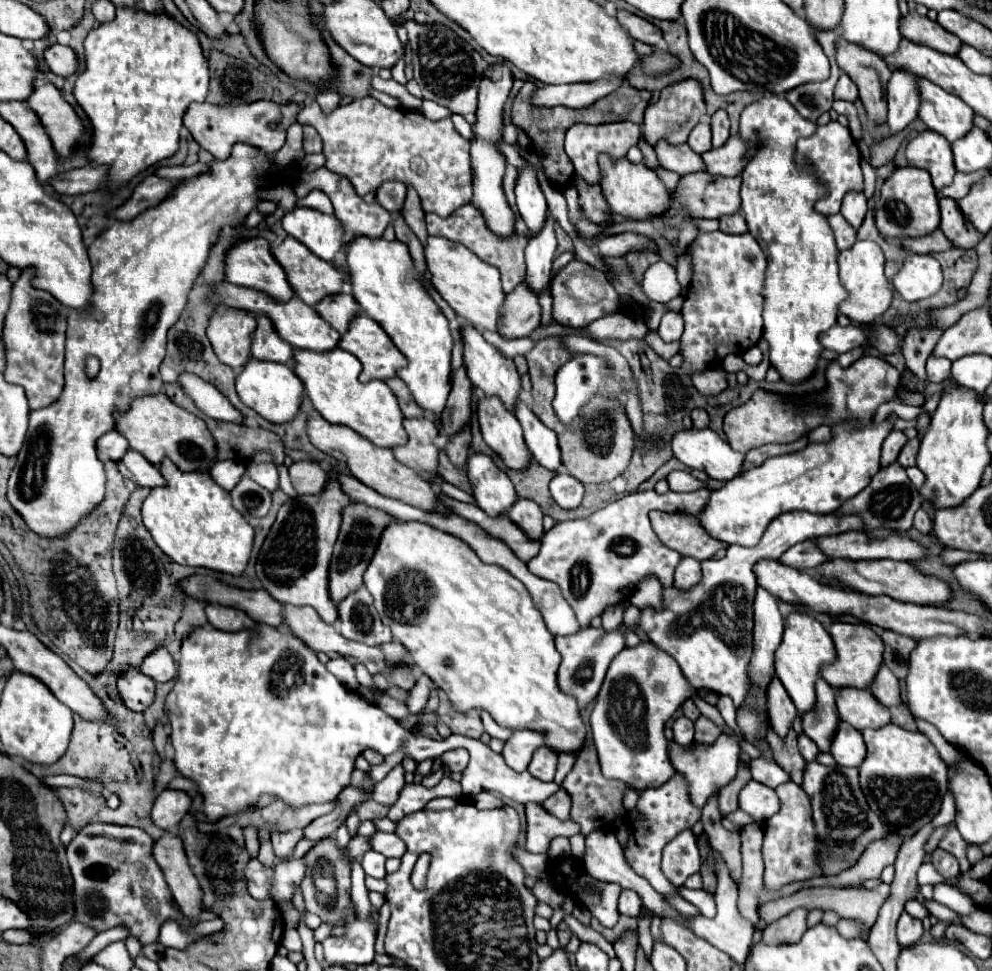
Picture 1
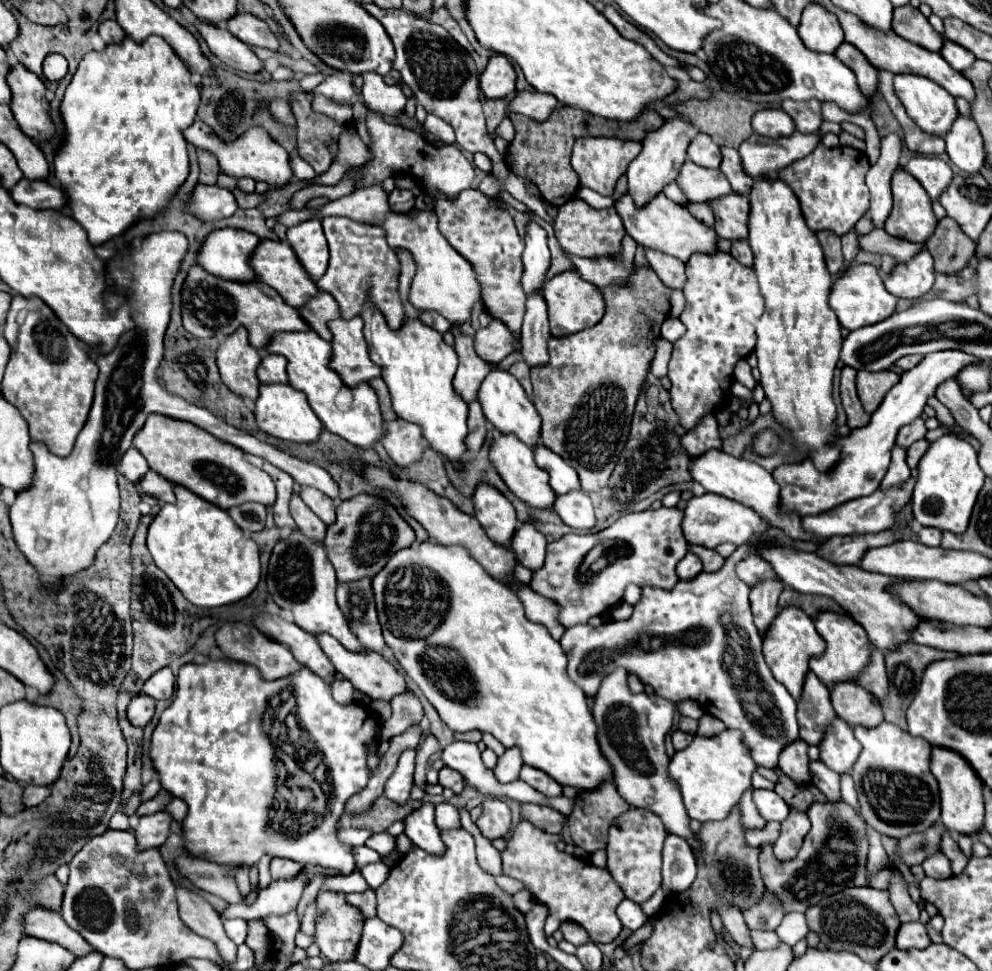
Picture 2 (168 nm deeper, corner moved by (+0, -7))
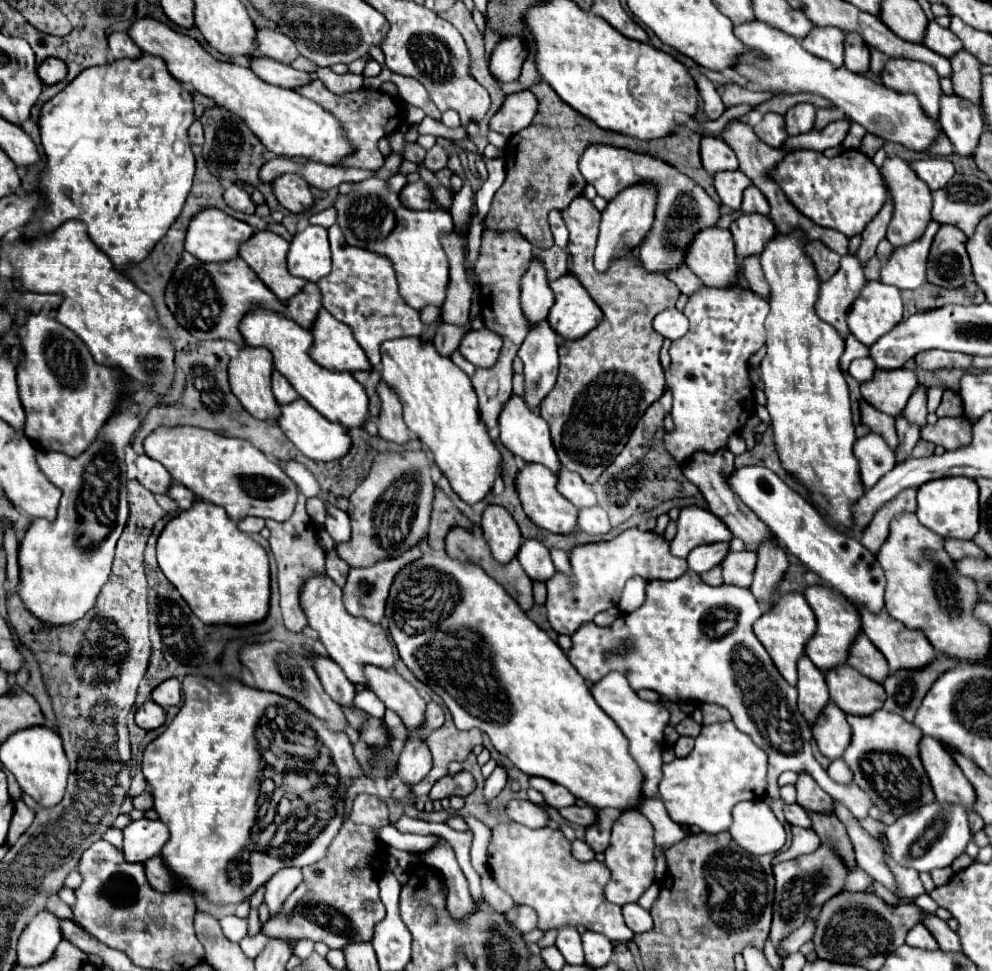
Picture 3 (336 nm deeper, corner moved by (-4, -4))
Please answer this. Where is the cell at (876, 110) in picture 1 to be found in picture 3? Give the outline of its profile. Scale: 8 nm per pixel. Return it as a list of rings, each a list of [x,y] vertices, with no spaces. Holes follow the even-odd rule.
[[[847,33],[845,35],[845,67],[849,71],[867,71],[869,63],[871,63],[871,53],[865,41],[855,33]]]

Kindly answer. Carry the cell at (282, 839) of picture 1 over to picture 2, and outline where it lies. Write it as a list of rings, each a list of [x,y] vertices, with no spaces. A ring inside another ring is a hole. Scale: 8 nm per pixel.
[[[271,860],[271,878],[273,880],[289,880],[293,876],[297,876],[301,872],[301,864],[293,862],[293,860]]]

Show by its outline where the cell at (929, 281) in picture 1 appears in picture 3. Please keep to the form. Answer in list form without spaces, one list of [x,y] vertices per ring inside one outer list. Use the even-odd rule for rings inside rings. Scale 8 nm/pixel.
[[[931,221],[921,239],[897,247],[891,259],[881,269],[881,281],[899,289],[917,289],[927,283],[927,255],[933,243],[933,237],[941,225]]]

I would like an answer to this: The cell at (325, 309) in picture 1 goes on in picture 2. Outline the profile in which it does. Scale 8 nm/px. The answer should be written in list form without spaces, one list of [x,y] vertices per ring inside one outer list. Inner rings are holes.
[[[321,292],[321,294],[313,296],[311,300],[307,300],[307,302],[305,302],[297,312],[301,314],[301,318],[309,324],[309,328],[311,328],[313,332],[317,332],[323,340],[331,342],[327,322],[339,318],[337,302],[333,300],[333,296]]]

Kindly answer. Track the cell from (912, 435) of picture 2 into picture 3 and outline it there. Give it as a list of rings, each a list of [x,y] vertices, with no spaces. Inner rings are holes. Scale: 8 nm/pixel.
[[[925,385],[917,389],[917,393],[911,395],[907,401],[903,413],[901,413],[909,423],[915,423],[917,427],[923,427],[927,423],[927,395],[925,395]]]

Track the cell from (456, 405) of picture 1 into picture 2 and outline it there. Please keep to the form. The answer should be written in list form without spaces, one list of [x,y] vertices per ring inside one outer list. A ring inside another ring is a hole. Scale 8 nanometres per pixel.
[[[451,326],[449,332],[455,338],[455,352],[459,356],[459,368],[453,380],[453,386],[457,394],[465,400],[471,402],[477,398],[477,390],[481,386],[481,380],[489,374],[489,364],[485,364],[473,350],[473,336],[467,336],[459,330],[459,326]]]

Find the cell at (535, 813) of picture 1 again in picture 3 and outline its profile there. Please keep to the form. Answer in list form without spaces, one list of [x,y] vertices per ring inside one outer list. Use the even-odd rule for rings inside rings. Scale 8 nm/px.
[[[517,823],[497,825],[493,829],[487,863],[489,863],[489,871],[495,877],[495,881],[499,883],[499,887],[505,889],[515,899],[515,903],[529,905],[537,911],[539,929],[549,931],[549,929],[559,929],[559,927],[567,927],[567,925],[571,925],[571,927],[583,925],[589,931],[603,933],[613,943],[633,939],[633,931],[625,925],[625,921],[621,917],[621,907],[613,905],[605,899],[605,885],[609,883],[609,877],[611,877],[609,867],[597,859],[593,859],[591,863],[577,861],[571,853],[571,843],[565,839],[565,835],[561,831],[553,831],[551,827],[529,829],[529,827],[523,827]]]

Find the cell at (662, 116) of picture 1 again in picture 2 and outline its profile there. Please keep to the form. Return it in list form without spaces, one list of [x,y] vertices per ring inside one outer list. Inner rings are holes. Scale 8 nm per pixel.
[[[667,120],[659,130],[649,132],[643,140],[641,154],[629,164],[627,168],[627,192],[633,198],[637,208],[643,208],[649,204],[657,194],[663,192],[663,188],[673,182],[679,174],[679,168],[687,160],[687,146],[689,136],[685,134],[689,130],[689,120]]]

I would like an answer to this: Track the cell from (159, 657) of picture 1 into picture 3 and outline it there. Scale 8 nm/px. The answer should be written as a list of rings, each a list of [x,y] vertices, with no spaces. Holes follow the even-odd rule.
[[[171,677],[169,681],[163,681],[163,685],[157,685],[157,689],[153,689],[151,699],[163,707],[171,707],[171,705],[179,705],[181,701],[181,683]]]

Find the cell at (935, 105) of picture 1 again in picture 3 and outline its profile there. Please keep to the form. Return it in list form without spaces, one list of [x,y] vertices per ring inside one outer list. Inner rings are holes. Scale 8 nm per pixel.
[[[889,59],[881,73],[883,83],[897,93],[911,93],[919,99],[921,109],[929,119],[939,119],[941,85],[939,75],[929,65],[909,59]]]

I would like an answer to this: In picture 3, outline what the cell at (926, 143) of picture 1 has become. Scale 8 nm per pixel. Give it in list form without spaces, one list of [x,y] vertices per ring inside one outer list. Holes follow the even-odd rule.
[[[919,159],[913,161],[911,167],[915,169],[917,177],[927,183],[929,189],[941,189],[947,185],[947,181],[955,175],[955,167],[947,159]]]

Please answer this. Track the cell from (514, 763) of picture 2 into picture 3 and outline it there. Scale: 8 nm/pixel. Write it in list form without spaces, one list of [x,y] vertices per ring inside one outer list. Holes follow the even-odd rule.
[[[497,765],[497,769],[495,769],[495,771],[487,777],[487,781],[485,781],[485,789],[483,789],[485,799],[487,799],[487,801],[491,801],[493,797],[497,797],[497,795],[499,795],[499,791],[507,785],[507,781],[509,781],[507,769],[505,769],[503,765]]]

